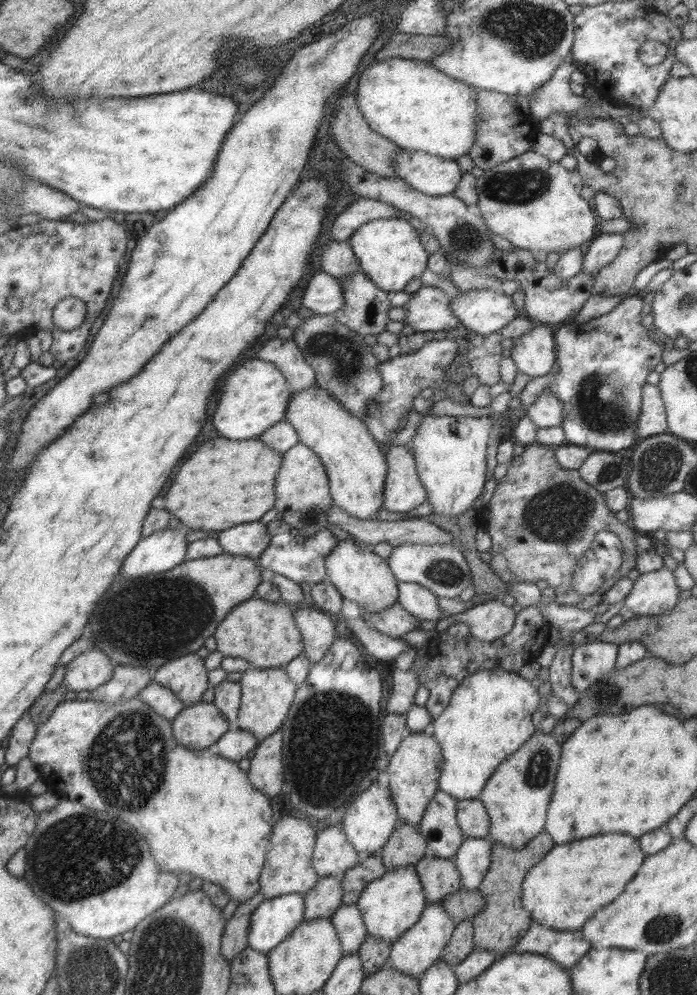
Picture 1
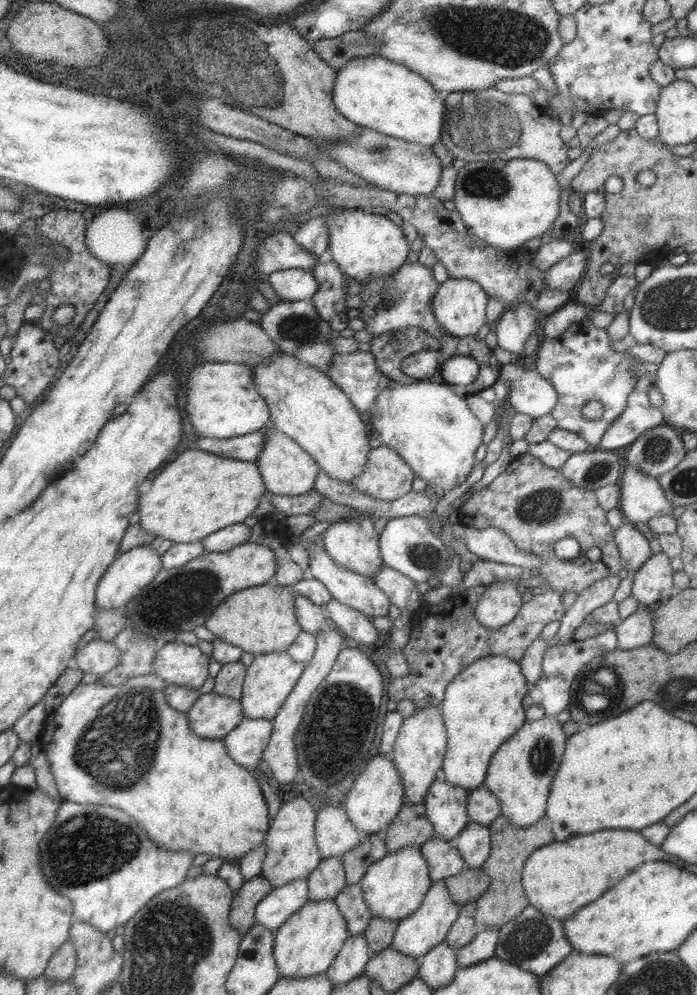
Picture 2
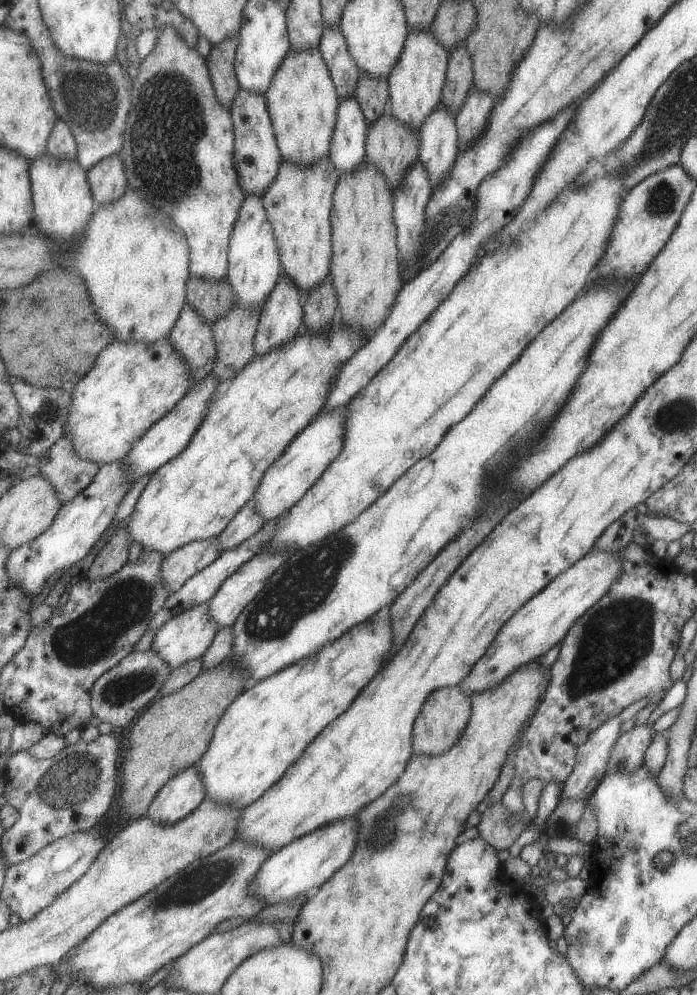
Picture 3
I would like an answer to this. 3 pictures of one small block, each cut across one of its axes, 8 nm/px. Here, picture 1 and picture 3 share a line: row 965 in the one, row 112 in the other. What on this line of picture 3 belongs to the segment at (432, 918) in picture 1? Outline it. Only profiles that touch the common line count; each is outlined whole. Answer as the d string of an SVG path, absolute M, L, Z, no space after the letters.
M430 28L408 30L399 60L397 60L397 64L393 64L389 76L386 78L391 114L403 126L413 128L415 132L418 132L421 124L425 122L425 118L441 102L447 60L448 52L433 38Z

